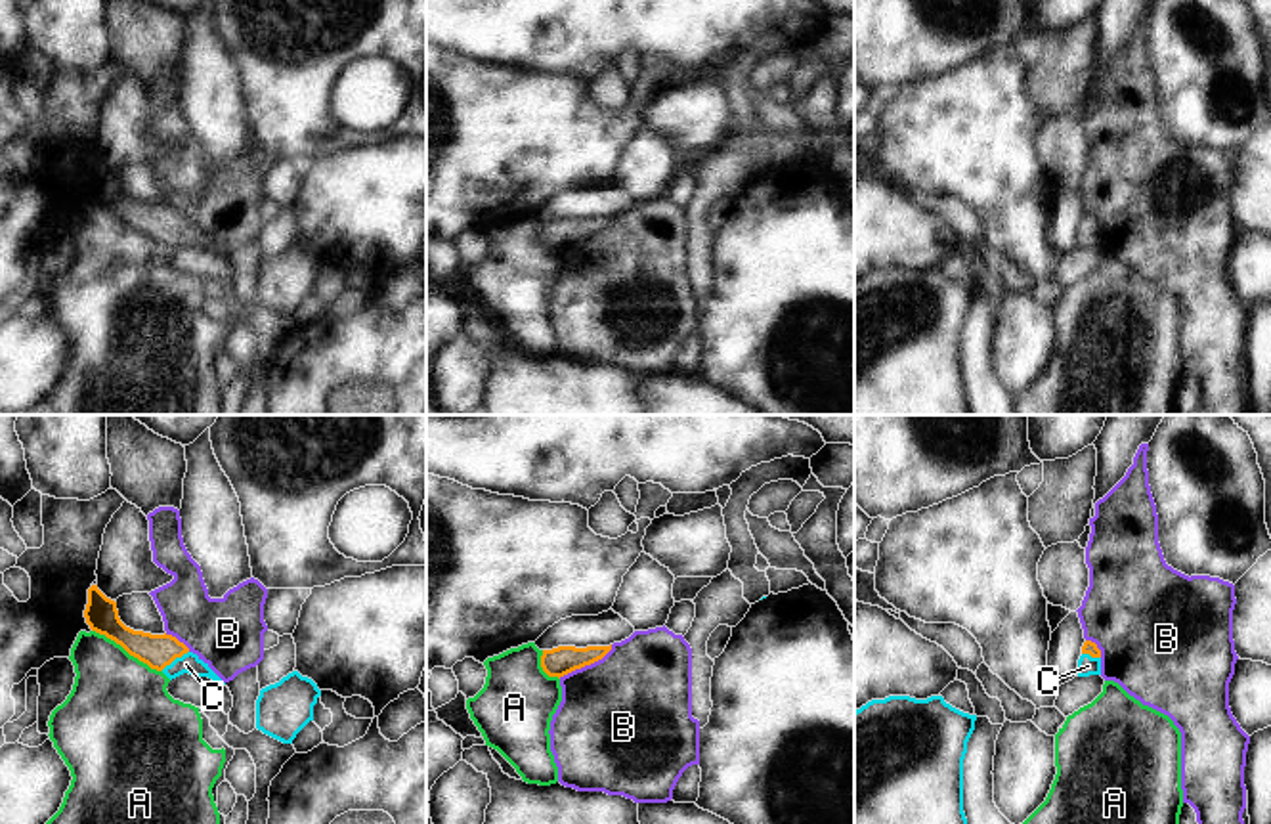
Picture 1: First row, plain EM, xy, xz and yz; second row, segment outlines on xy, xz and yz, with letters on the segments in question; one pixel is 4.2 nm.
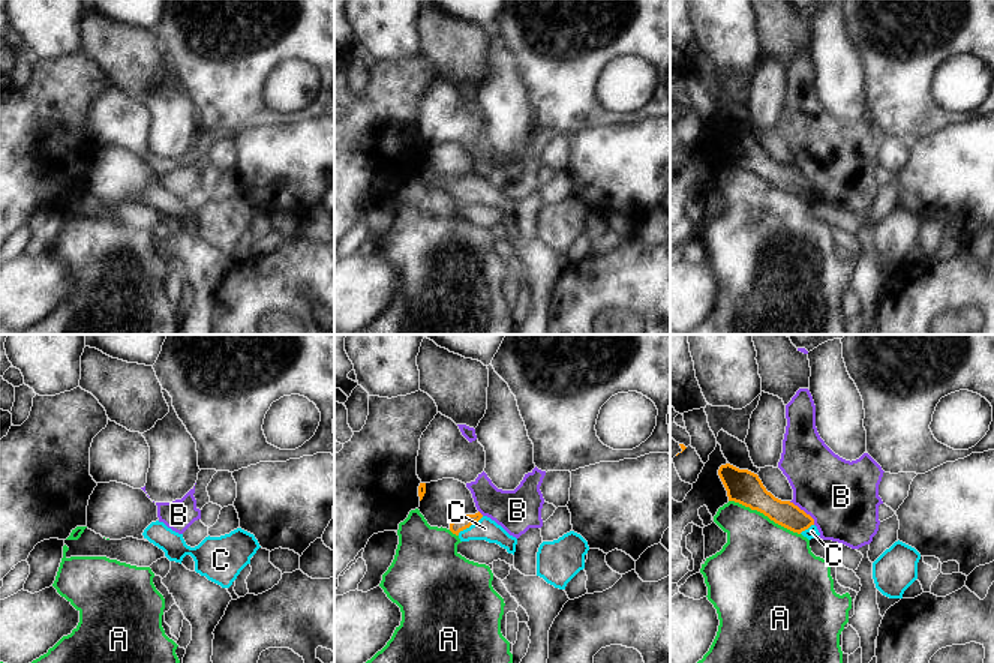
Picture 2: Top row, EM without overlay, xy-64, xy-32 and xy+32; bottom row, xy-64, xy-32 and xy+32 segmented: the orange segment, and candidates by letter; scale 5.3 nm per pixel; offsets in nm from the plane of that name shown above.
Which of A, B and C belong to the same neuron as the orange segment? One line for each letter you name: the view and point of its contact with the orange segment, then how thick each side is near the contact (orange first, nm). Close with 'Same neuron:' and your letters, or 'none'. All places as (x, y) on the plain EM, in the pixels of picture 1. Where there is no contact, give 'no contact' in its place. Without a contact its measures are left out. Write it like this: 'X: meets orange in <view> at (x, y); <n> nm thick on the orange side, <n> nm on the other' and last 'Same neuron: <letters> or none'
C: meets orange in xy at (174, 230); 140 nm thick on the orange side, 90 nm on the other
Same neuron: C

